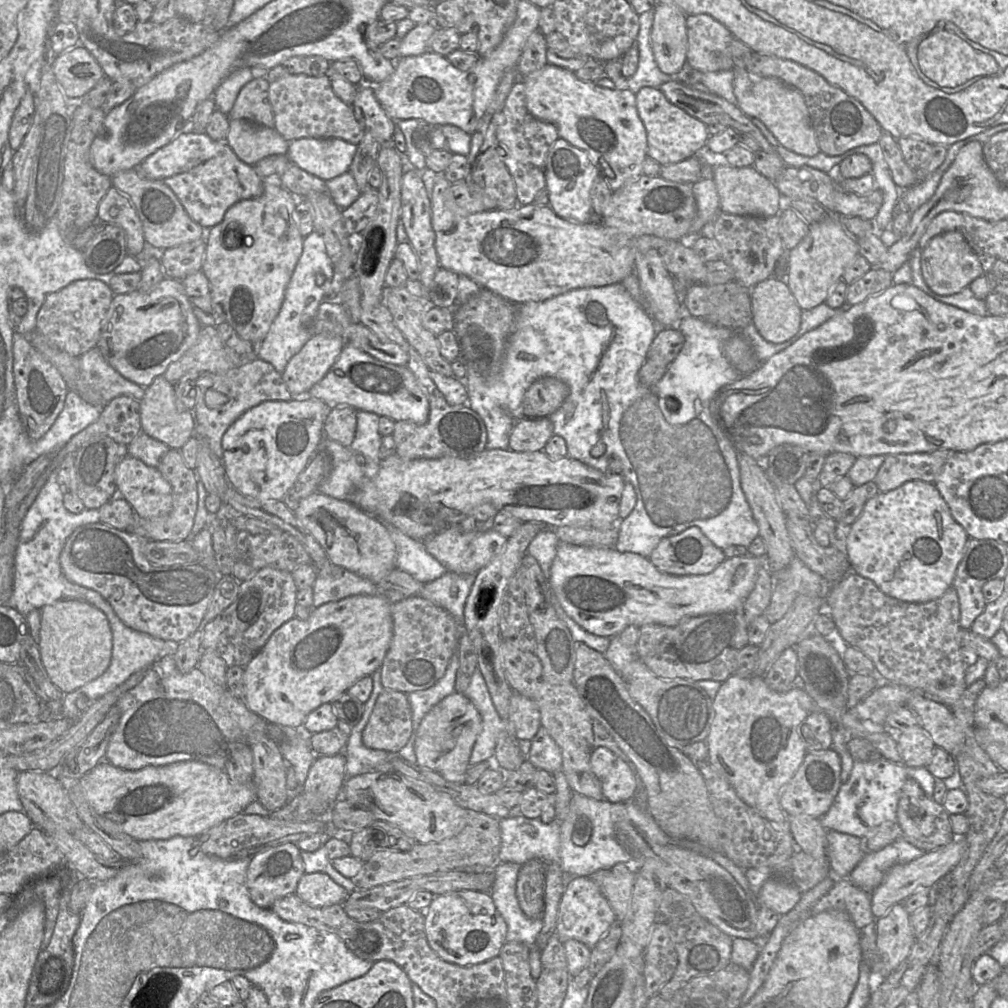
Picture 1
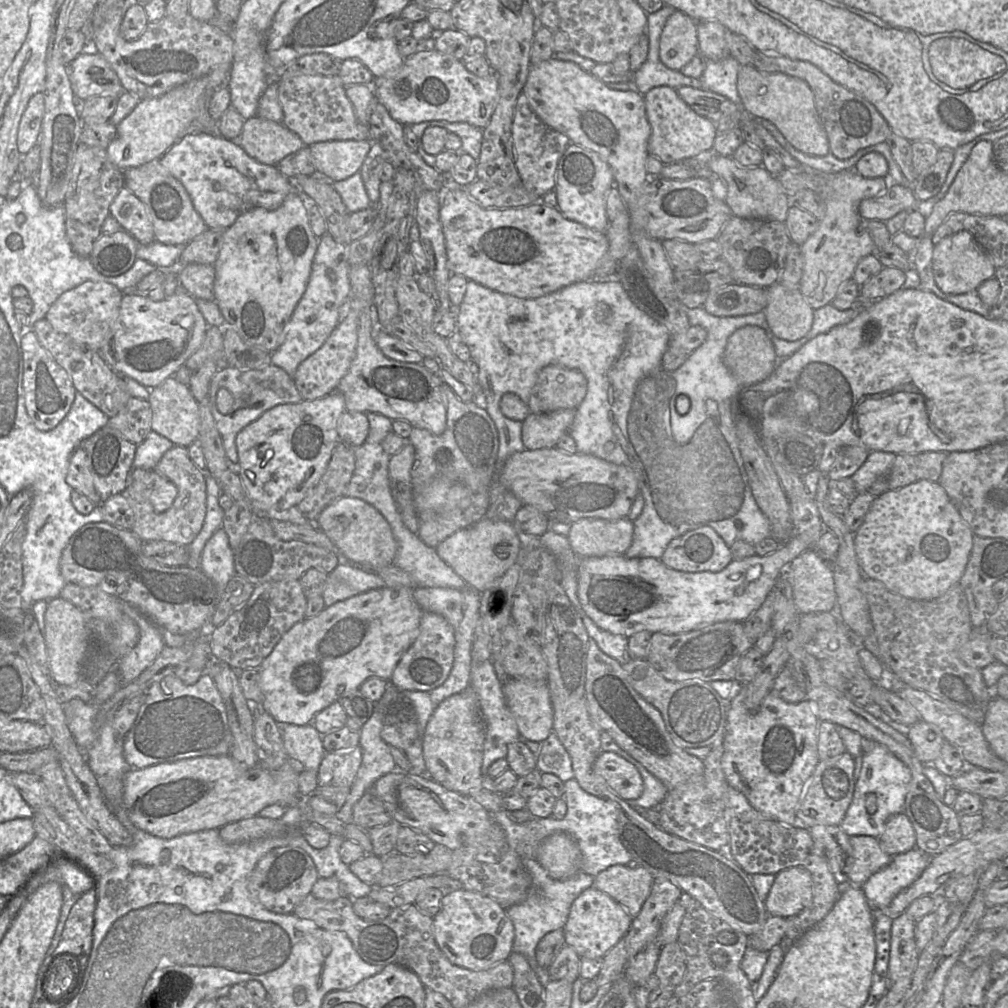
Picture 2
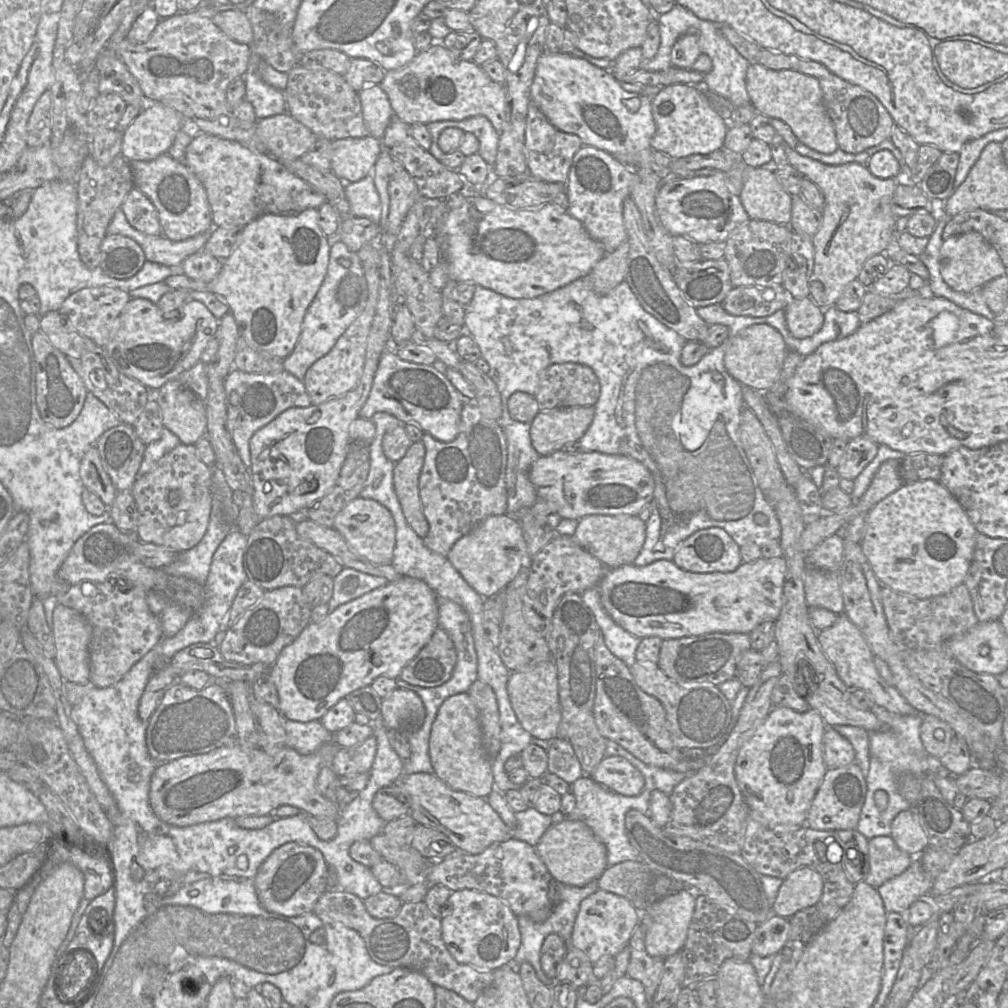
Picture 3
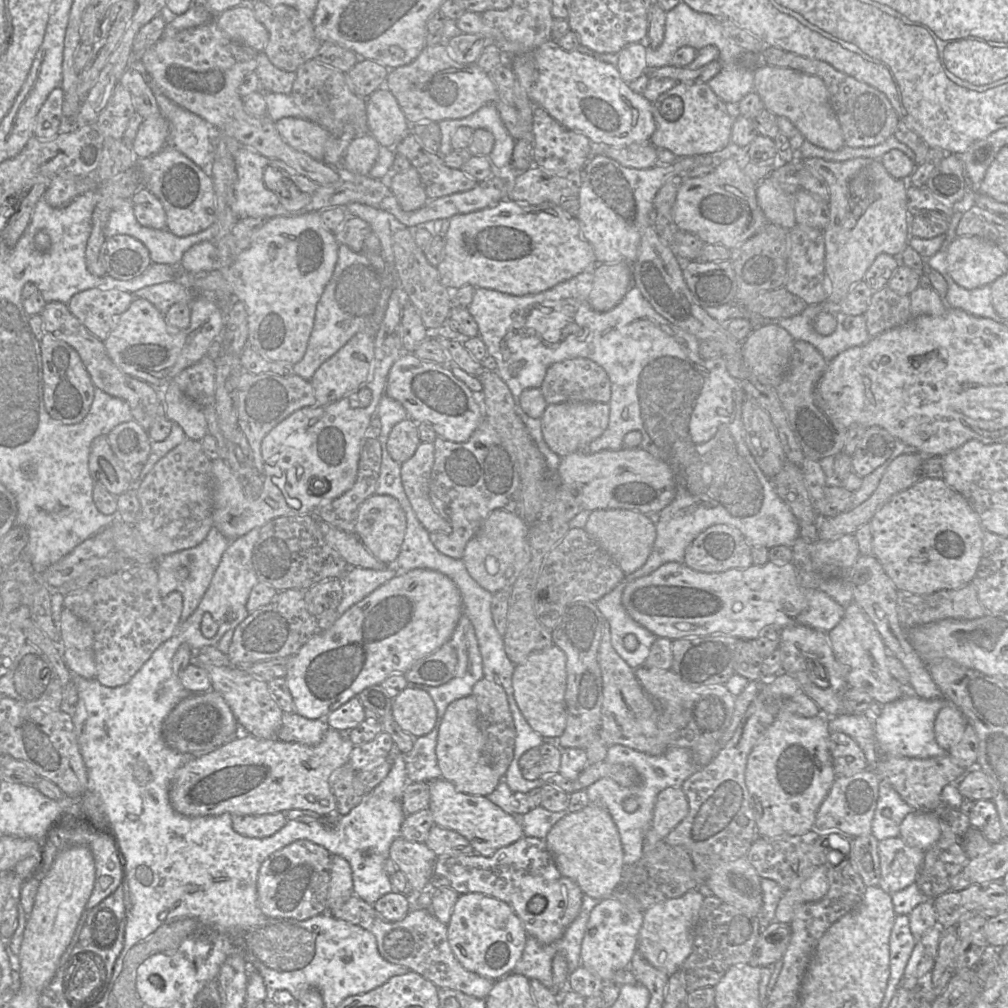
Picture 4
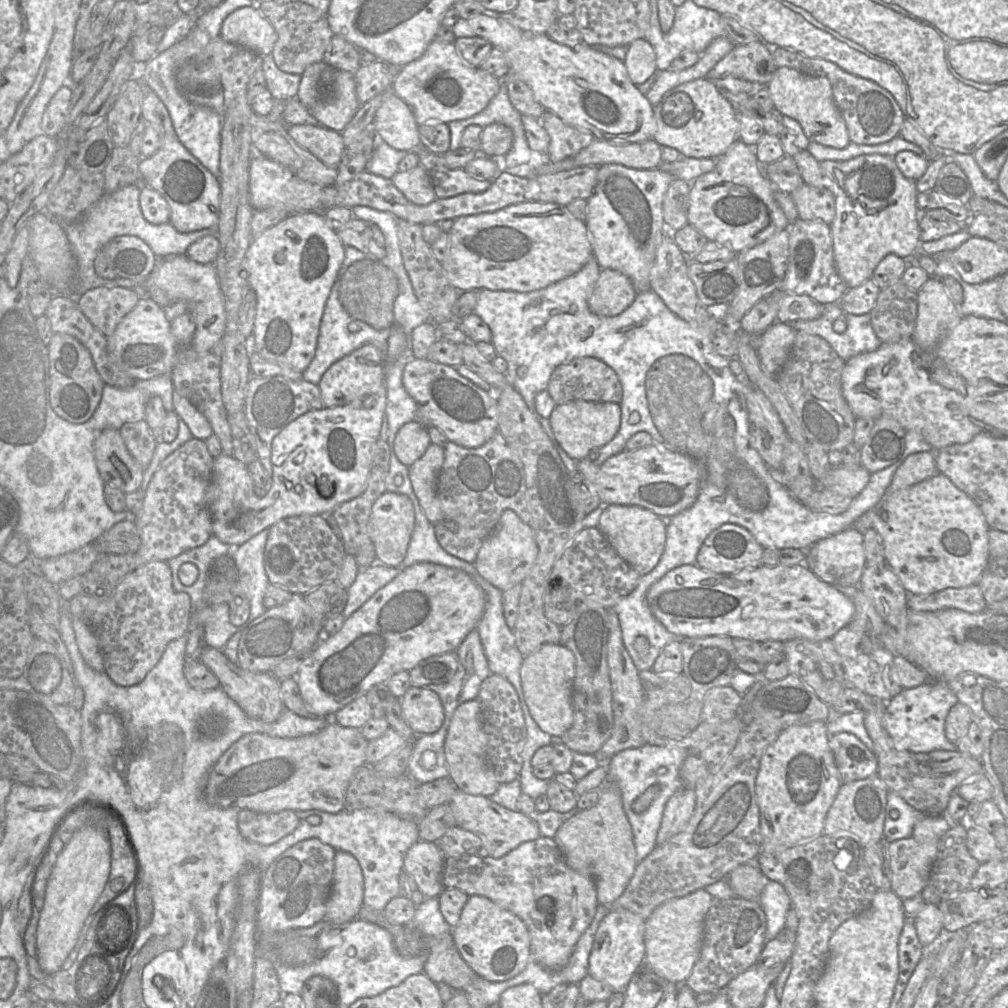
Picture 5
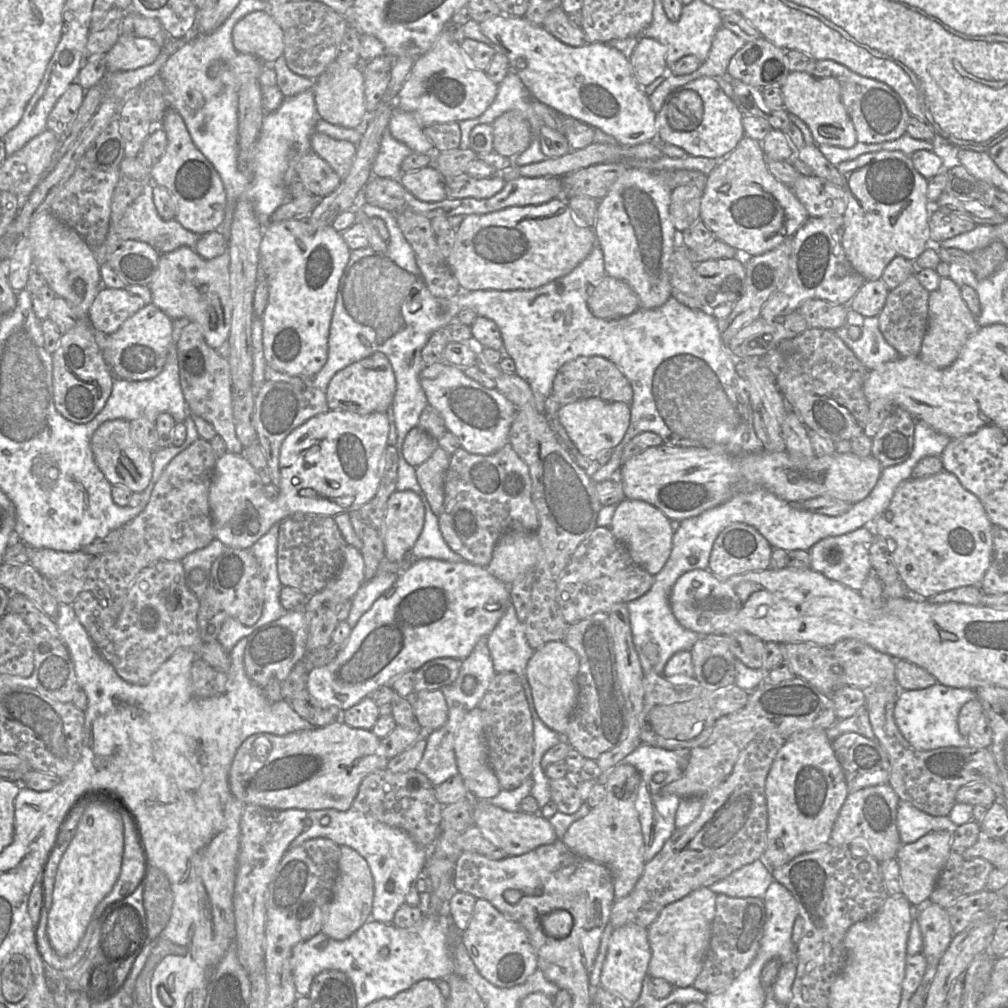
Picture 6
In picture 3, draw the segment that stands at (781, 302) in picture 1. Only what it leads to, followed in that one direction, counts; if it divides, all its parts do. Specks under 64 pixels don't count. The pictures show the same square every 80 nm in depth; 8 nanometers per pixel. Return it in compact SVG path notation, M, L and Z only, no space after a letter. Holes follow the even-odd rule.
M809 297L793 299L784 309L787 329L797 339L811 337L818 332L824 321L822 309Z

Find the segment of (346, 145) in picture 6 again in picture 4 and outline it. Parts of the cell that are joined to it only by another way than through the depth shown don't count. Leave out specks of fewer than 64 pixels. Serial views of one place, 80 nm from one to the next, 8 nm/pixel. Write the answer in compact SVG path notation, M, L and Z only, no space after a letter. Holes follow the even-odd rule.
M284 117L275 122L282 138L294 149L323 161L325 144L330 137L327 129L307 119Z

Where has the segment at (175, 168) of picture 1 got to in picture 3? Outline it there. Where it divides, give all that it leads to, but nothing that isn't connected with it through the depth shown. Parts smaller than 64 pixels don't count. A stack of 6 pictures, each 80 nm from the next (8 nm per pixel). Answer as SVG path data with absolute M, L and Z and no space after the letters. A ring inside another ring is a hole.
M198 133L197 136L191 141L191 143L187 146L185 151L185 165L189 168L190 171L194 173L194 175L199 179L199 181L203 184L206 193L208 202L210 205L211 216L212 216L212 223L214 227L244 227L248 223L252 222L253 220L257 219L258 217L265 215L265 214L297 214L305 209L318 209L323 204L327 203L326 196L318 191L315 187L307 184L301 178L296 176L293 172L291 172L283 162L278 161L271 155L267 153L261 153L258 151L252 151L250 148L233 142L229 140L222 139L221 137L211 135L208 133Z

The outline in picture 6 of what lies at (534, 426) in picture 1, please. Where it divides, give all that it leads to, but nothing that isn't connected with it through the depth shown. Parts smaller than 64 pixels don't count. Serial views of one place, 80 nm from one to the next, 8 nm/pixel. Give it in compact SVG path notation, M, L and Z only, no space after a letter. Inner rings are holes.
M587 398L561 406L555 417L577 452L590 461L596 461L601 452L614 449L622 441L630 424L631 410L626 403Z

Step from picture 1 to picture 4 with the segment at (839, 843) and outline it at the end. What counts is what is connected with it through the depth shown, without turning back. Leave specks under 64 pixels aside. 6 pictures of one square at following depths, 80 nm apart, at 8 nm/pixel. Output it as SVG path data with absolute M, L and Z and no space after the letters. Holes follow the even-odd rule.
M894 837L879 841L878 855L881 876L877 887L892 894L917 881L925 851L907 845L900 837Z

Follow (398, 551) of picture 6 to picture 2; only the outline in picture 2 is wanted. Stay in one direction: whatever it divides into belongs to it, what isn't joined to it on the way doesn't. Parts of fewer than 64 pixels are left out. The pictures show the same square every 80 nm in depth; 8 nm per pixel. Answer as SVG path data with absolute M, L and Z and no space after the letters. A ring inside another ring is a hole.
M341 497L327 506L314 524L329 537L344 561L373 572L393 565L397 544L391 527L384 516L367 502Z

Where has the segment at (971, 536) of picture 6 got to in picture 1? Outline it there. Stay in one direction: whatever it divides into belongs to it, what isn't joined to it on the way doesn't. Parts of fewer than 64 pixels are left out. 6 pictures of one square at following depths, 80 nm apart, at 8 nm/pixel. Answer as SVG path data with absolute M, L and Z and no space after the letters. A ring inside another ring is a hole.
M910 480L867 501L859 517L849 526L846 556L851 569L873 581L884 594L905 602L922 603L940 597L951 587L967 540L968 534L952 517L934 483Z

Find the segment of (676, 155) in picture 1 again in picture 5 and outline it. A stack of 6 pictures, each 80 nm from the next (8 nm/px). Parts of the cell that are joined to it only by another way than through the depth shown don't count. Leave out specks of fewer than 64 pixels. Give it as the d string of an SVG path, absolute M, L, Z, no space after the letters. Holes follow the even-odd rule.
M708 78L682 83L669 90L653 107L655 132L653 139L661 147L671 147L685 157L713 158L724 153L738 140L738 110L733 101L725 97L715 82Z

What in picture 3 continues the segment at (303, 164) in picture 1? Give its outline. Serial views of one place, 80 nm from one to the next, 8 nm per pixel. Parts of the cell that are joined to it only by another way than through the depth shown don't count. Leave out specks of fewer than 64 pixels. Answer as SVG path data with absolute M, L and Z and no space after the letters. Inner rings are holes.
M371 134L362 138L344 138L332 140L330 170L342 181L359 181L371 173L371 170L374 167L381 152L381 141Z

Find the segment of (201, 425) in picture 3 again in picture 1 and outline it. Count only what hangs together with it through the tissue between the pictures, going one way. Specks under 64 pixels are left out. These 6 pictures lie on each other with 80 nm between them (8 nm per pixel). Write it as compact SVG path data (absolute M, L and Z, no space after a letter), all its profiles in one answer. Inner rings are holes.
M158 376L147 388L140 400L140 418L142 432L170 447L182 448L196 434L196 421L192 410L178 408L174 383L167 381L164 376Z

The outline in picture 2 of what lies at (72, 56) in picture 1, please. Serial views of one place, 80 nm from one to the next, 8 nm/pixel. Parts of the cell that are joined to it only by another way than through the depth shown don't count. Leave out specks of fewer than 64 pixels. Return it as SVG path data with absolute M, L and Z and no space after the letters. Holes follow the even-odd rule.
M87 48L68 64L74 94L79 100L92 96L117 96L127 92L107 60Z

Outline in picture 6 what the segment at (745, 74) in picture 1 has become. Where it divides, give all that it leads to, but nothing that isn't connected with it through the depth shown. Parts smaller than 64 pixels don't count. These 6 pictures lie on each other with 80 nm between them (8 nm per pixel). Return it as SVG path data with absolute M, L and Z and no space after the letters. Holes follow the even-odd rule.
M791 71L781 90L784 108L807 124L816 145L851 148L858 142L853 122L842 103L841 87L836 79Z

